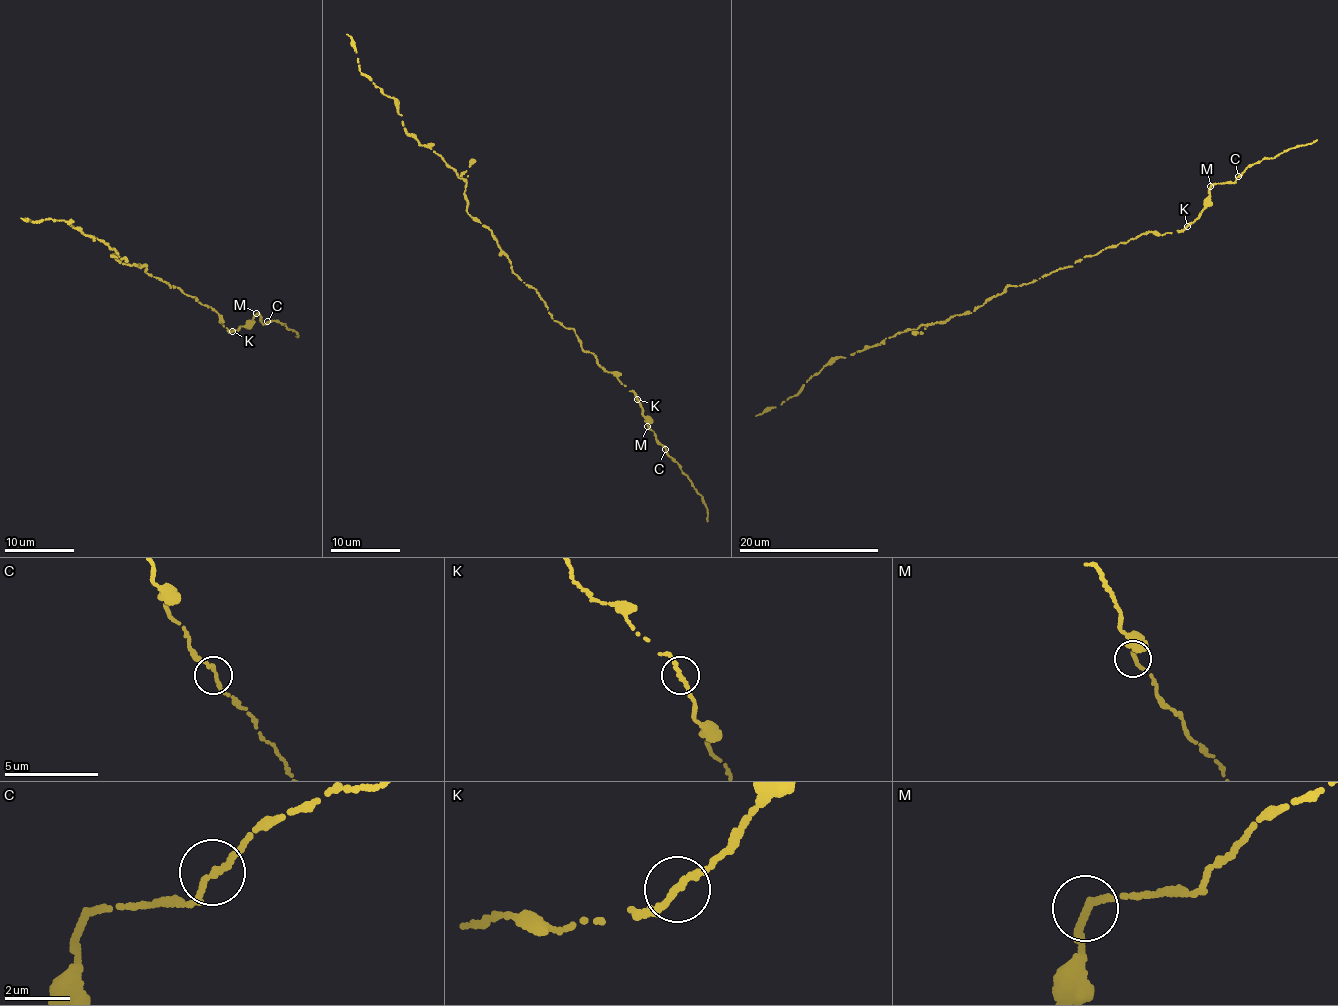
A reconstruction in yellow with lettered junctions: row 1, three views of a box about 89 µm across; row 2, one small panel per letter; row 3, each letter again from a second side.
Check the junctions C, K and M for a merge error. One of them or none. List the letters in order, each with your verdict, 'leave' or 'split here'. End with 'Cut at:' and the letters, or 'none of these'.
C: leave
K: leave
M: leave
Cut at: none of these

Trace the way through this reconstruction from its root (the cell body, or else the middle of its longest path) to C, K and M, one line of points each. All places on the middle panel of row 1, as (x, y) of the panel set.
C: (524, 282), (554, 321), (573, 329), (584, 351), (634, 392), (665, 449)
K: (524, 282), (536, 288), (554, 321), (573, 329), (584, 351), (594, 353), (598, 365), (617, 377), (637, 398)
M: (524, 282), (536, 288), (554, 321), (573, 329), (584, 351), (594, 353), (598, 365), (634, 392), (647, 426)

